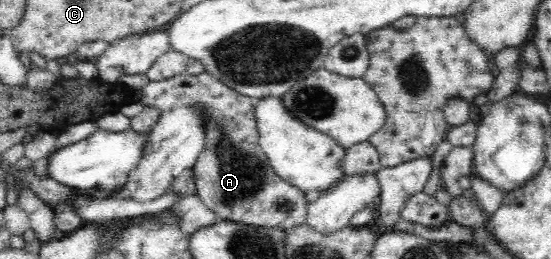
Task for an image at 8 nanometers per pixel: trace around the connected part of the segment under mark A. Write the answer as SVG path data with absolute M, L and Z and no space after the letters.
M183 72L169 79L150 81L140 89L137 99L143 107L154 107L163 113L169 106L183 105L195 108L203 114L203 132L205 132L205 146L194 163L193 180L195 180L195 193L201 201L215 214L218 220L230 219L247 225L257 227L278 227L285 229L289 225L301 225L305 221L307 203L304 191L281 179L271 167L268 159L259 146L257 126L254 114L253 99L225 86L221 80L207 72Z

